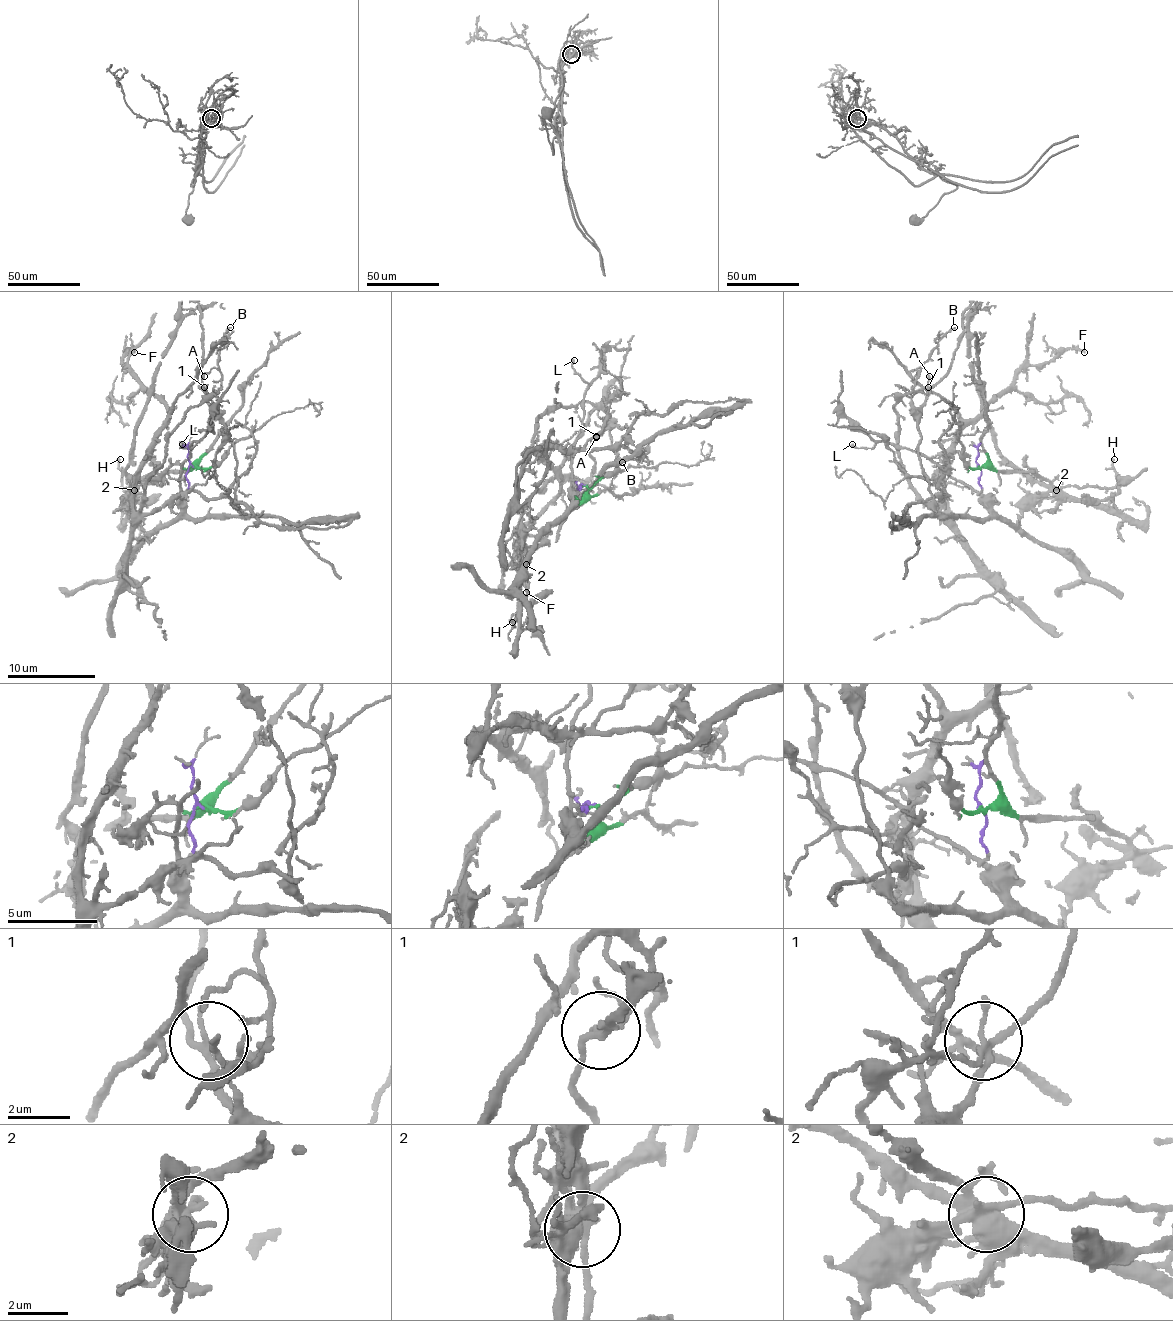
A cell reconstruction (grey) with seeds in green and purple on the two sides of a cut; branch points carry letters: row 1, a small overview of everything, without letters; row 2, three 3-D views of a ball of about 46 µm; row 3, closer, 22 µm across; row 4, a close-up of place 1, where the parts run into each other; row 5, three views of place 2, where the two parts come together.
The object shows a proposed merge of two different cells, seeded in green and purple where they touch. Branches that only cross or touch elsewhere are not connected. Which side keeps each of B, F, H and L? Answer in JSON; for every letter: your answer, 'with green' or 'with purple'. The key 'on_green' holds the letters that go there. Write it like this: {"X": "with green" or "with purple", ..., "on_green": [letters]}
{"B": "with green", "F": "with green", "H": "with purple", "L": "with purple", "on_green": ["B", "F"]}

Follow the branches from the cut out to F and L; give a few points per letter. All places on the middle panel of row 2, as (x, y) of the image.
F: (581, 486), (651, 467), (647, 447), (526, 453), (559, 489), (517, 539), (526, 592)
L: (581, 486), (578, 489), (572, 478), (572, 445), (581, 431), (587, 390), (574, 370), (574, 359)

